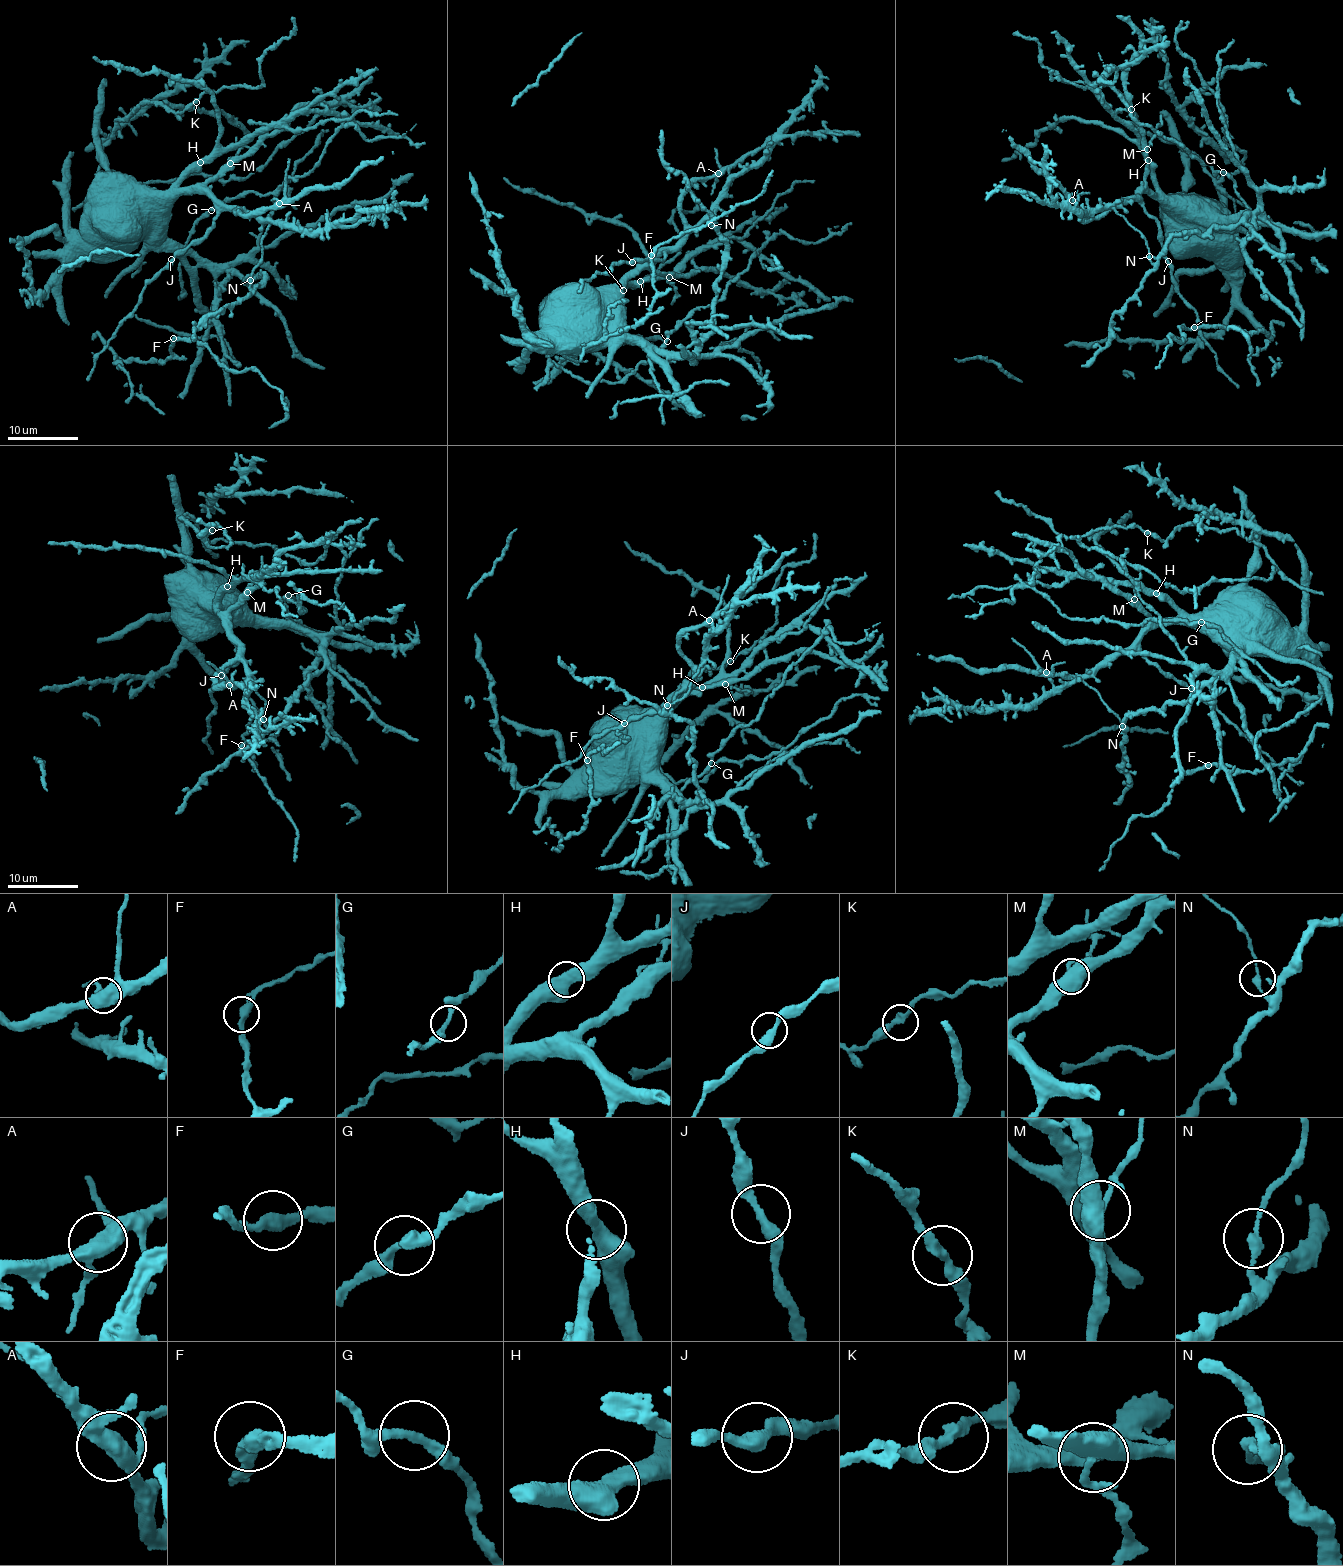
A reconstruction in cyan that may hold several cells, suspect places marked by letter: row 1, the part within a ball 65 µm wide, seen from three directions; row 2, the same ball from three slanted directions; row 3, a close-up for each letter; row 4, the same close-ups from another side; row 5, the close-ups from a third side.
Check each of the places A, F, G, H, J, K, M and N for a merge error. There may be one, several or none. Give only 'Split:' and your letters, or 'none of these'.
Split: M, N

